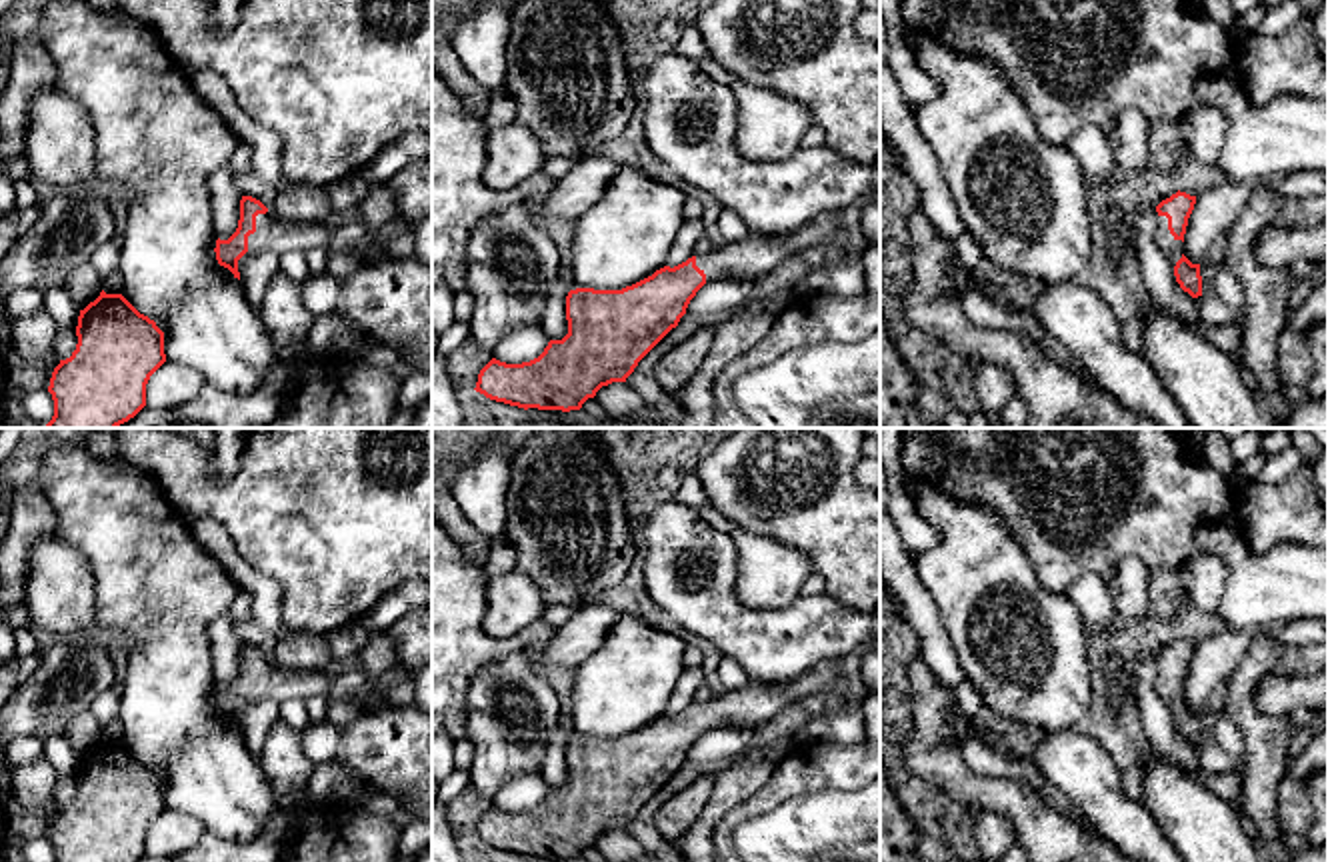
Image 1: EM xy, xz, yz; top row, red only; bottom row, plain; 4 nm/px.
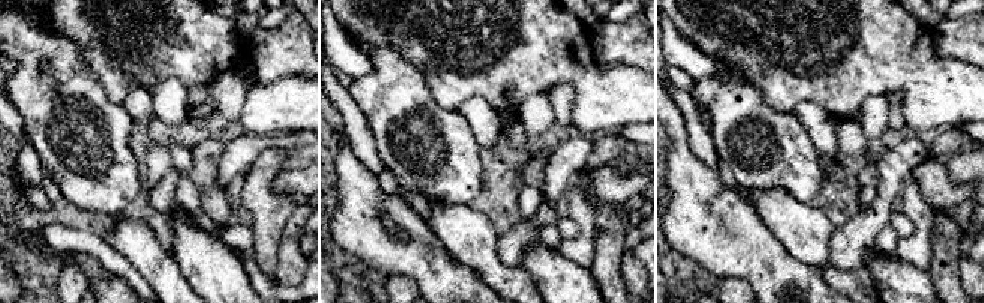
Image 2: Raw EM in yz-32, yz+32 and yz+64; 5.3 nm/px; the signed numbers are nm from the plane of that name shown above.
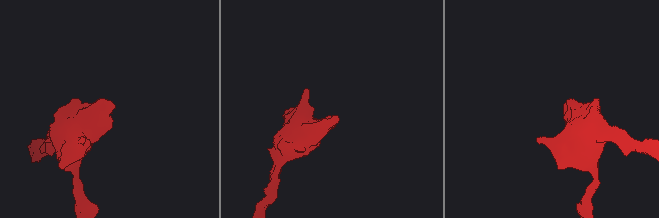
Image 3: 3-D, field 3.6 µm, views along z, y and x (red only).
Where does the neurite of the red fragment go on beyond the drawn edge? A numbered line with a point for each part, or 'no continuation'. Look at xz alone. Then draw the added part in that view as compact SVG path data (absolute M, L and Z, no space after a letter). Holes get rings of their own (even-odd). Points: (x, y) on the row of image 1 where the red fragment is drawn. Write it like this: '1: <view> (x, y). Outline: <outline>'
1: xz (752, 256). Outline: M832 210L810 218L786 238L762 238L748 232L740 242L696 256L696 266L706 274L706 282L730 276L756 280L808 246L836 238L846 238L856 248L868 244L860 234L850 234L844 228L840 210Z

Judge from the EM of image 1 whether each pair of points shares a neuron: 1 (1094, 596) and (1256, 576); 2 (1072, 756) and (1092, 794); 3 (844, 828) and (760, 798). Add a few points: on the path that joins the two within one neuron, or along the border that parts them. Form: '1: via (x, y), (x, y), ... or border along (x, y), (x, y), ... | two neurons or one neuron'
1: border along (1106, 582), (1092, 574), (1080, 574), (1064, 592) | two neurons
2: via (1078, 766), (1092, 784) | one neuron
3: border along (824, 788), (812, 794), (788, 796), (738, 826) | two neurons

